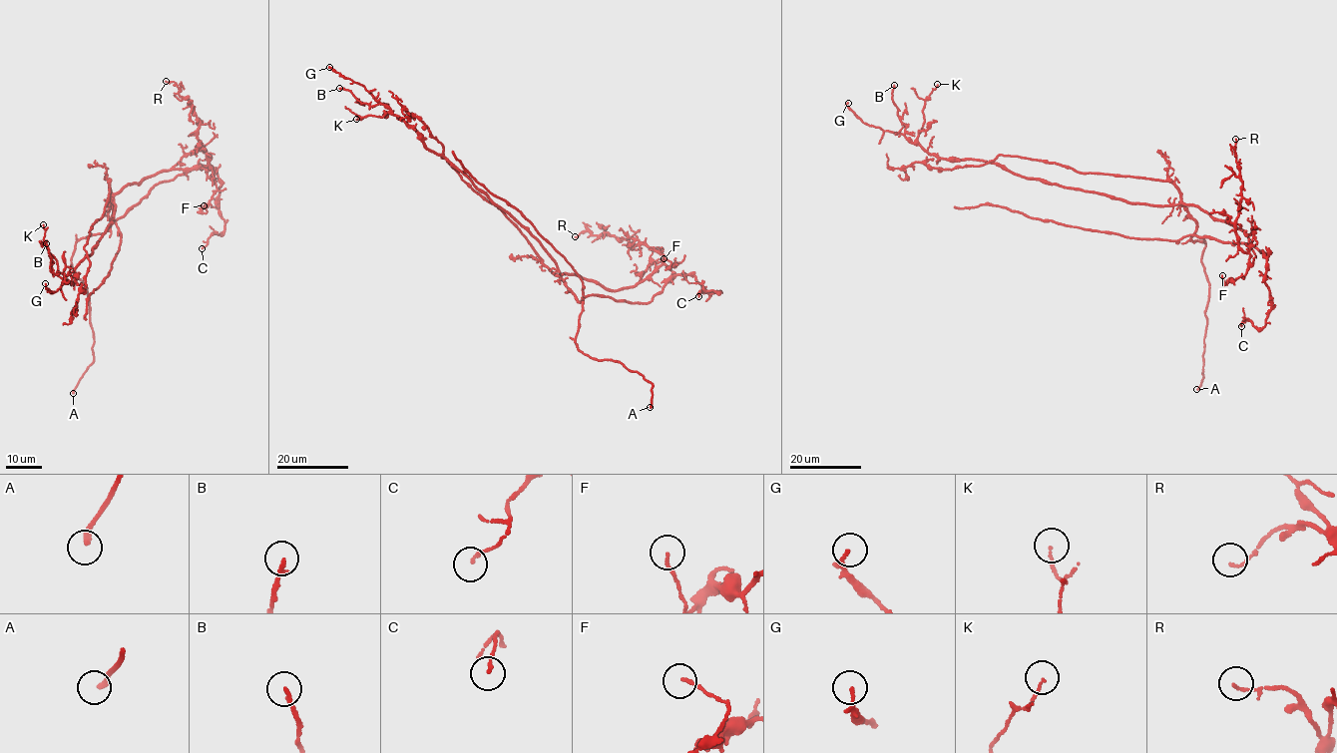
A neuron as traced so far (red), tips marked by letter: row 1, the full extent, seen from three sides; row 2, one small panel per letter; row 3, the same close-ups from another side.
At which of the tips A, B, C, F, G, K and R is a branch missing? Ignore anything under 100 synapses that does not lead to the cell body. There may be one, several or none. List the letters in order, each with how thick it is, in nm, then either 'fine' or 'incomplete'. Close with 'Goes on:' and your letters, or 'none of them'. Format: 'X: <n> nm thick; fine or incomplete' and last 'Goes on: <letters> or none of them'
A: 240 nm thick; incomplete
B: 180 nm thick; fine
C: 120 nm thick; fine
F: 110 nm thick; fine
G: 100 nm thick; fine
K: 110 nm thick; fine
R: 100 nm thick; fine
Goes on: A

